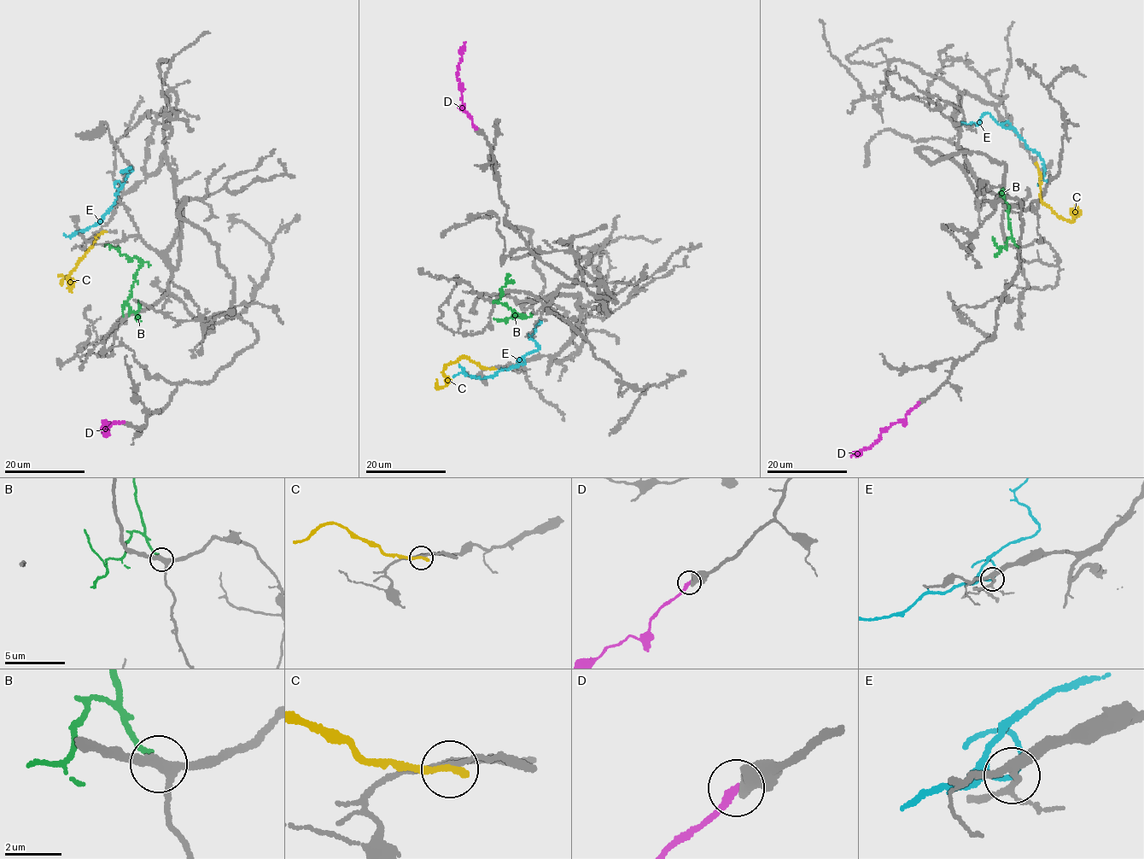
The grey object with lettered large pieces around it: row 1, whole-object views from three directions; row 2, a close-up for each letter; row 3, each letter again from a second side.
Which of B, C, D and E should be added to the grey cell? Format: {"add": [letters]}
{"add": ["B"]}

